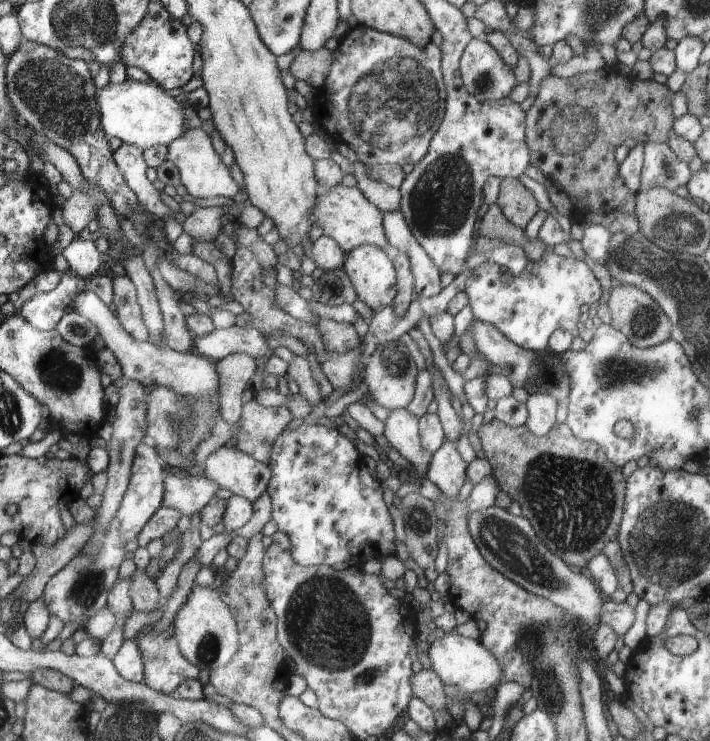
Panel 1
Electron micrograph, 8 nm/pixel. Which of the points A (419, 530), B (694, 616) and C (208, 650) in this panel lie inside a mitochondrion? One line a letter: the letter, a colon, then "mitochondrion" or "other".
A: mitochondrion
B: other
C: mitochondrion

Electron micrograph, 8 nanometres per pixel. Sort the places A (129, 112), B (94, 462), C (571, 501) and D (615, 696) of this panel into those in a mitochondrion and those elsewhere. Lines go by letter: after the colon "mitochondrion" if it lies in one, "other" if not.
A: other
B: other
C: mitochondrion
D: other

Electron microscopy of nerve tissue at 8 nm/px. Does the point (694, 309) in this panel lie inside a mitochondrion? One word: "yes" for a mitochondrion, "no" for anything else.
yes

